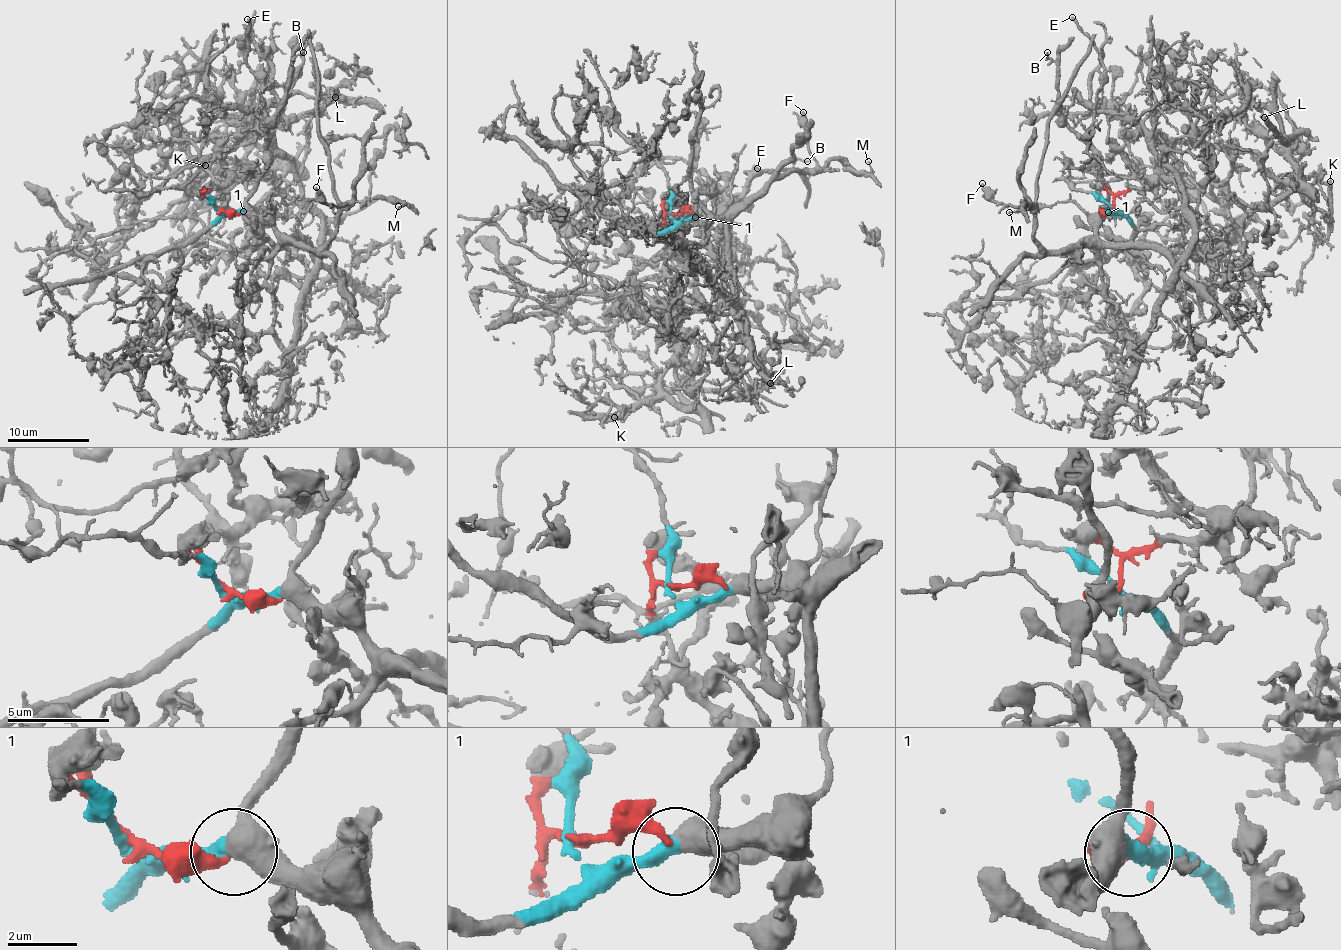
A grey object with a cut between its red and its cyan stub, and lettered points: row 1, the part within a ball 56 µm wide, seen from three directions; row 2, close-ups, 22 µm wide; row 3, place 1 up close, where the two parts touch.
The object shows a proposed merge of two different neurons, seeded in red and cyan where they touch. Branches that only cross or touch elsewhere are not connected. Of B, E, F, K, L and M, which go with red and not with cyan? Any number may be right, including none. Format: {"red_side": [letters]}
{"red_side": ["K", "L"]}

